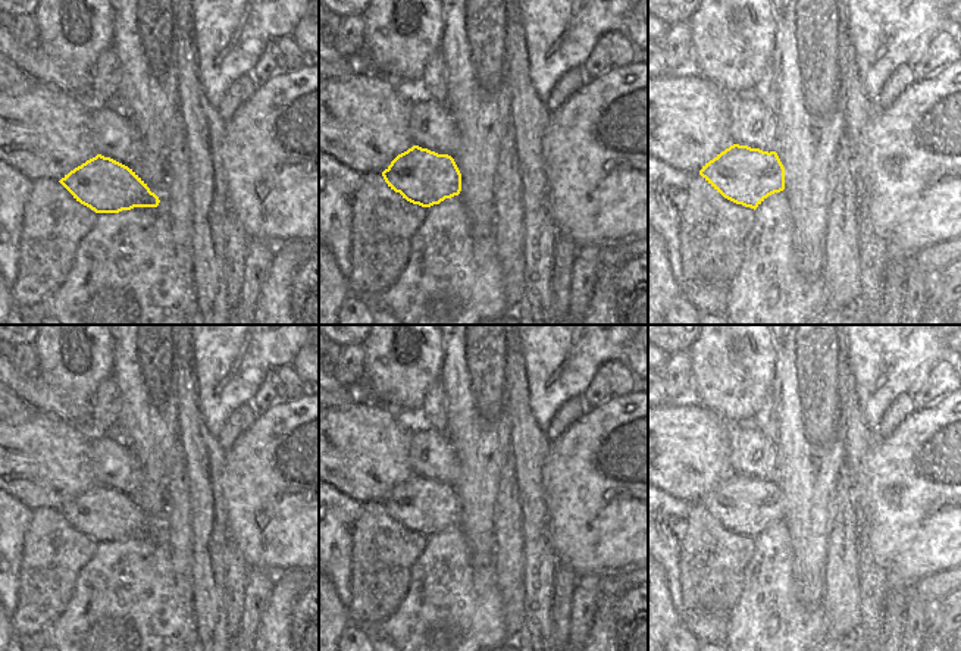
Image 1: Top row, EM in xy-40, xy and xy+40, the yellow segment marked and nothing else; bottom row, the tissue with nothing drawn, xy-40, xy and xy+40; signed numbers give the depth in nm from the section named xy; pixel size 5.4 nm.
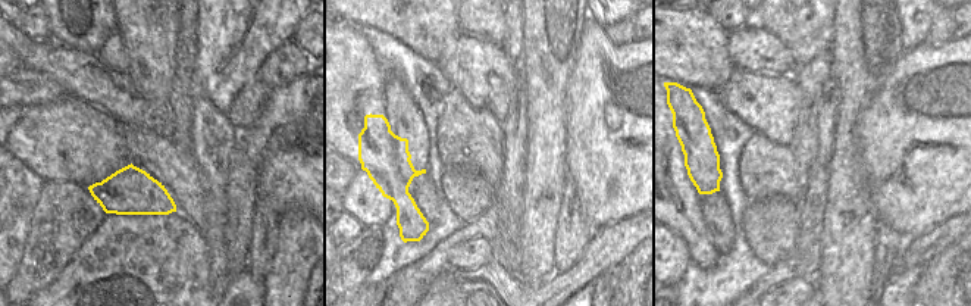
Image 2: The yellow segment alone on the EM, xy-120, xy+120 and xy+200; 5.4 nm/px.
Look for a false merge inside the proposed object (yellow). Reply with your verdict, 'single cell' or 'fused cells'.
fused cells

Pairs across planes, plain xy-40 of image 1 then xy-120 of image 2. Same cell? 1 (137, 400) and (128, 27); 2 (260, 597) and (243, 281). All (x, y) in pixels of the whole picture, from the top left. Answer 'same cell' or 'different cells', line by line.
1: same cell
2: different cells

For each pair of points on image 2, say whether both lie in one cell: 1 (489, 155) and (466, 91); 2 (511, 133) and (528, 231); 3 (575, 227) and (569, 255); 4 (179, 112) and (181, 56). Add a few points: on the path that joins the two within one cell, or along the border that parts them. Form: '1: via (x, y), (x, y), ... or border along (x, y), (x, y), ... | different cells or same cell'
1: via (479, 139), (463, 122), (463, 108) | same cell
2: via (509, 158), (509, 200), (511, 206) | same cell
3: via (572, 234), (569, 247) | same cell
4: via (179, 99), (181, 69) | same cell

